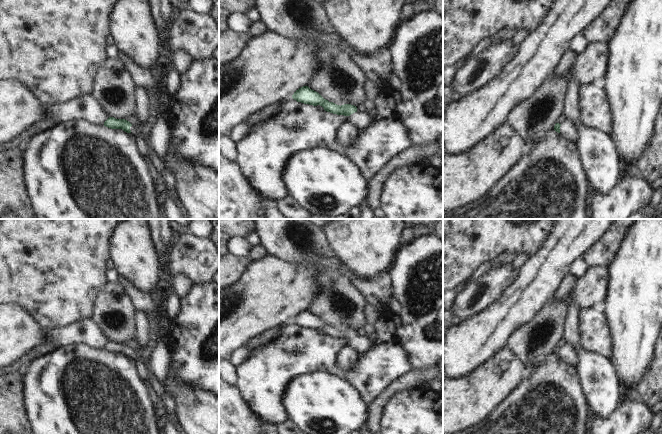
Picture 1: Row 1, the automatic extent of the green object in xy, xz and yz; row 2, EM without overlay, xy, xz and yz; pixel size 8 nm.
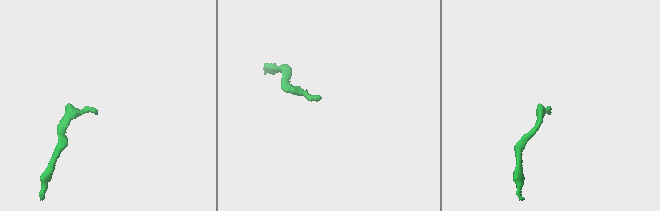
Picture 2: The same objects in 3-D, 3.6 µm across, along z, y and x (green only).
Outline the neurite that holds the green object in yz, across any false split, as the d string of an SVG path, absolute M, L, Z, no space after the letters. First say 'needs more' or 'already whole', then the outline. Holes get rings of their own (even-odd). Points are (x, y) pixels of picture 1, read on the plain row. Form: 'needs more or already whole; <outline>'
needs more; M565 342L565 344L561 348L556 347L554 354L564 360L567 364L577 368L579 358L570 343Z

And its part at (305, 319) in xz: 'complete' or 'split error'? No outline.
split error

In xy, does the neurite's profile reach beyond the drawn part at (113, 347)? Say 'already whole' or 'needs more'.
needs more

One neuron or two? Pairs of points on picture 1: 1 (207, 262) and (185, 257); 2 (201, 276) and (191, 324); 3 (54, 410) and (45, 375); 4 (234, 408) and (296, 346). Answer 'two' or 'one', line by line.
1: one
2: two
3: one
4: two

